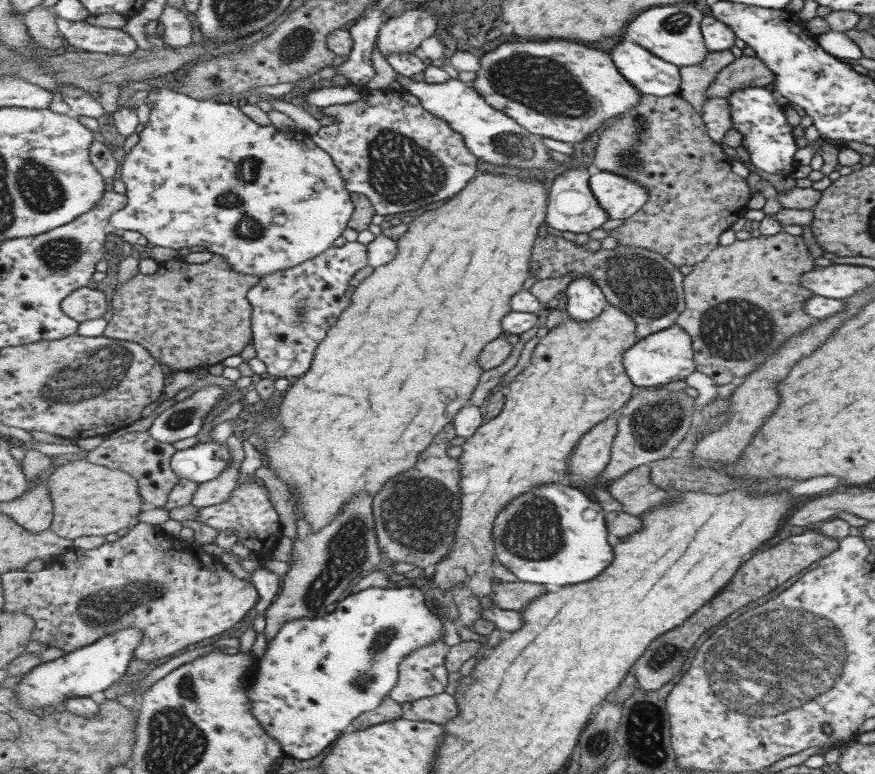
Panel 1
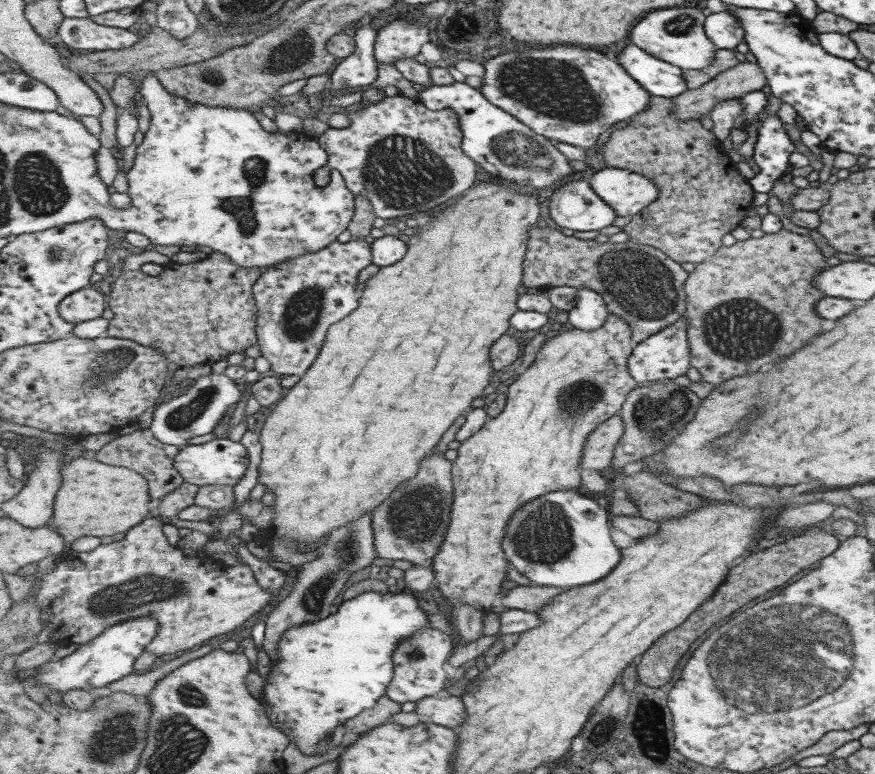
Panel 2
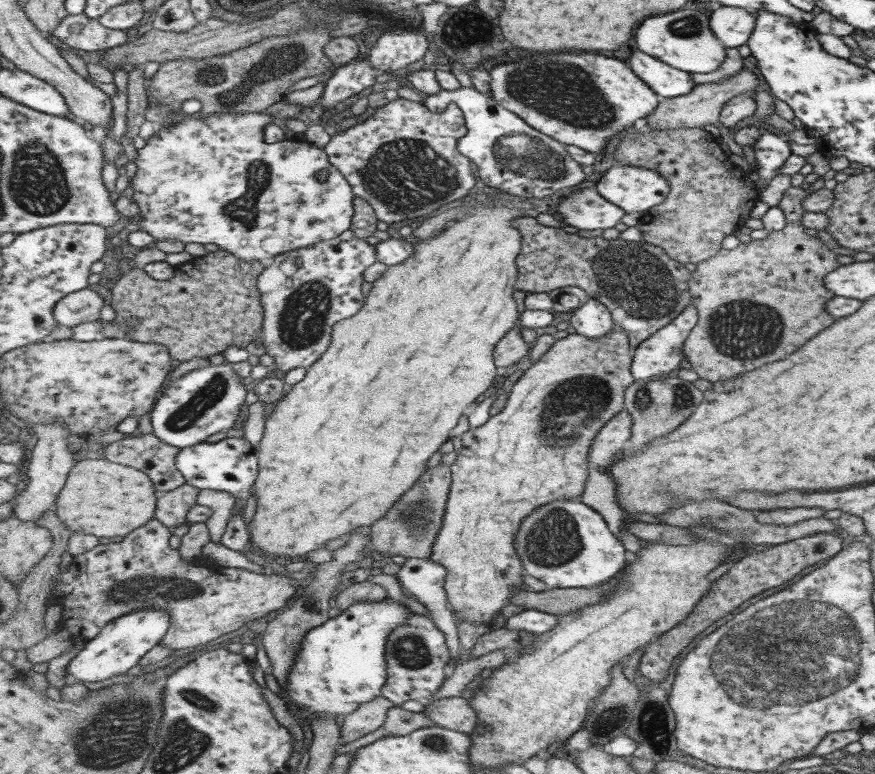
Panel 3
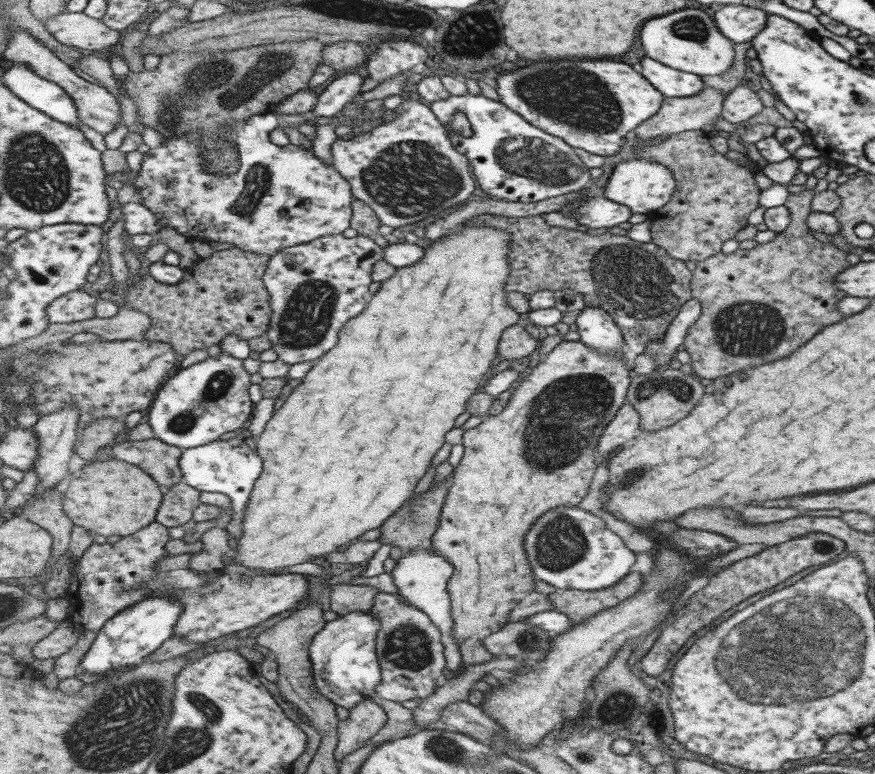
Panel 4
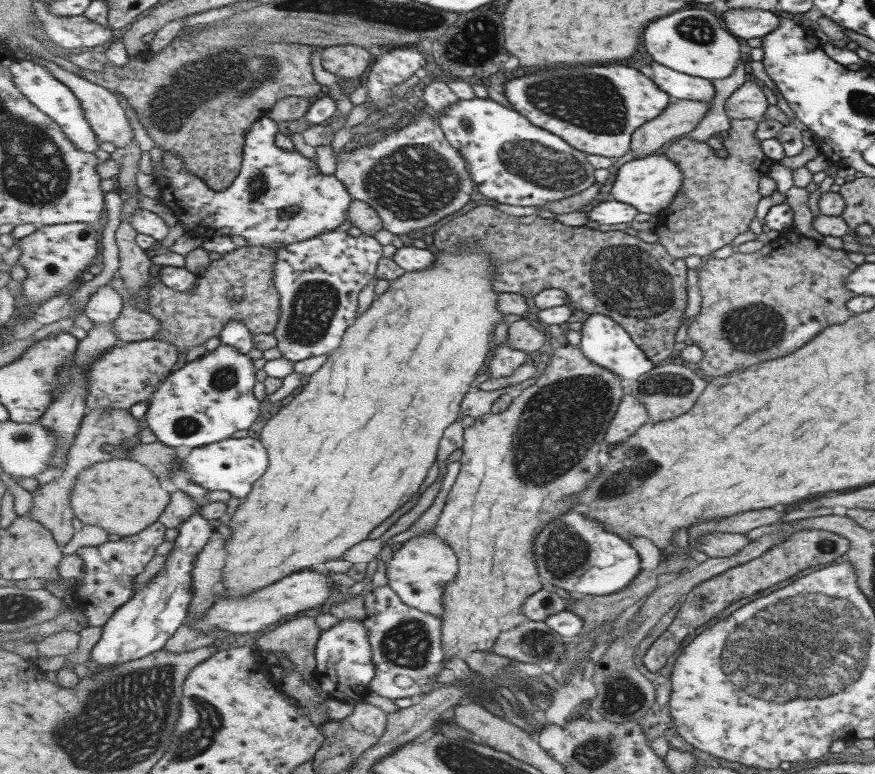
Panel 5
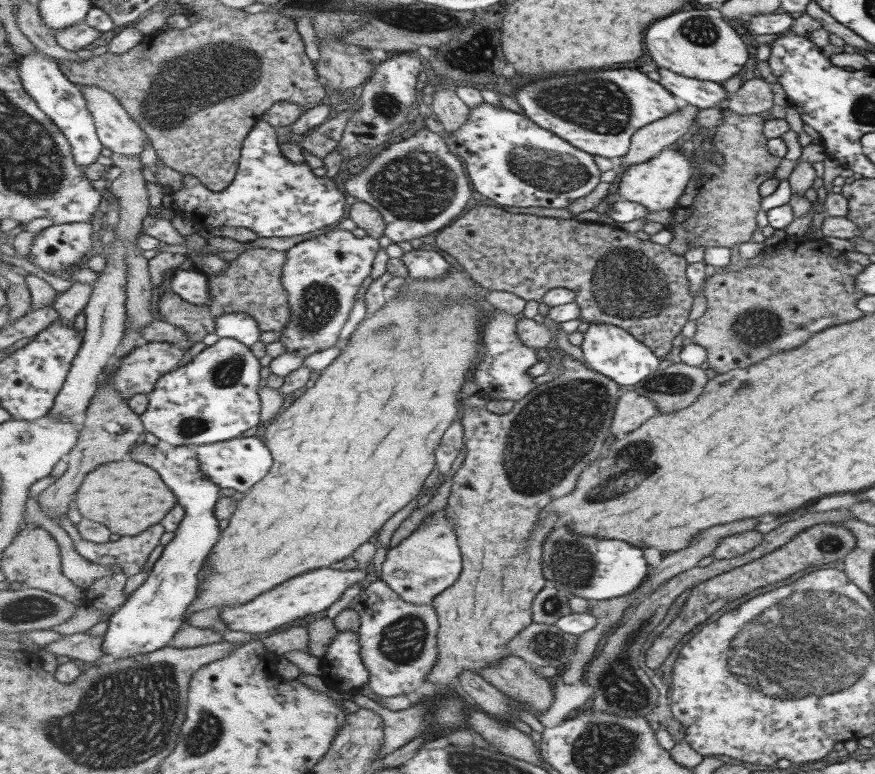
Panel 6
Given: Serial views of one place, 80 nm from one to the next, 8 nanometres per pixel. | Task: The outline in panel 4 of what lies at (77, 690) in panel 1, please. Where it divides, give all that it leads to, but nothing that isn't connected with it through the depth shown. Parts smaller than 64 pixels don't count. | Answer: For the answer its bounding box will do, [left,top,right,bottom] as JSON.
[77,594,183,674]

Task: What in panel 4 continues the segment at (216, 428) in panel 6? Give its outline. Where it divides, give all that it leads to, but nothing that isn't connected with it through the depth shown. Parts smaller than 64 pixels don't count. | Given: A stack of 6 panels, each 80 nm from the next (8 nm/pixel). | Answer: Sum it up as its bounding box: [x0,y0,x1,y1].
[146,351,257,450]

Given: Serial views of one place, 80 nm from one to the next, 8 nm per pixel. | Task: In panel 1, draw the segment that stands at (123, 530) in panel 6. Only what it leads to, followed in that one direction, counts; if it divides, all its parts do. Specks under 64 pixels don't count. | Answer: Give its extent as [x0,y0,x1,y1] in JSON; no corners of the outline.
[48,459,146,540]

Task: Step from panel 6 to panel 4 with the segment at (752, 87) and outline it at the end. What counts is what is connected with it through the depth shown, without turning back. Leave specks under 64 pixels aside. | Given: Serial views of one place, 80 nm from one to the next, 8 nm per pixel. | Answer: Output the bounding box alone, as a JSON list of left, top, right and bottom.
[720,84,763,124]

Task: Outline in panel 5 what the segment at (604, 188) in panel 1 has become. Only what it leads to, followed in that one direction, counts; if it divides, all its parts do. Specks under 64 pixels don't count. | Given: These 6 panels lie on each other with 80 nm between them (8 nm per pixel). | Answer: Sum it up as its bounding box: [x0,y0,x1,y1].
[611,153,686,215]

